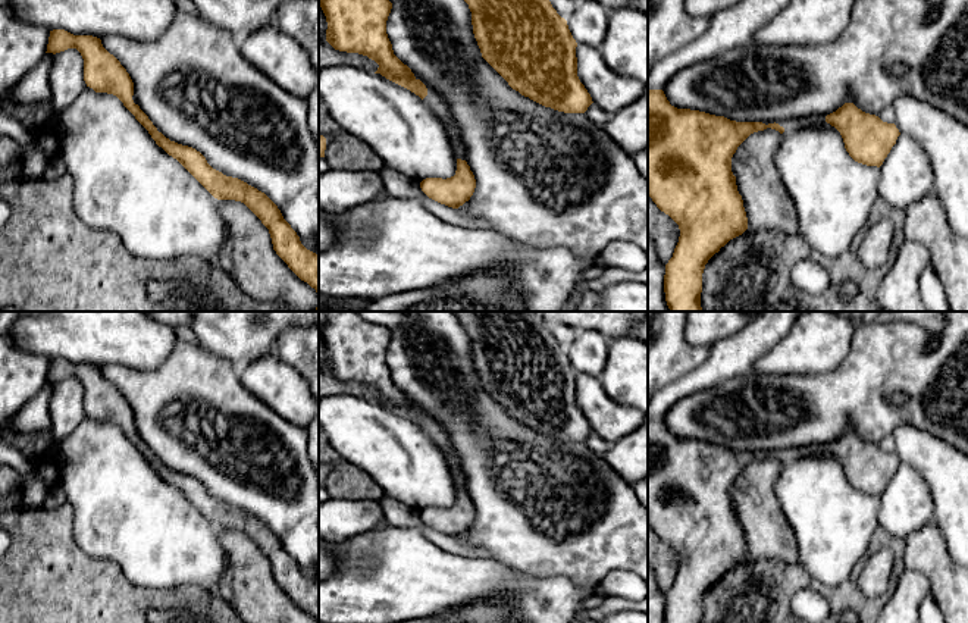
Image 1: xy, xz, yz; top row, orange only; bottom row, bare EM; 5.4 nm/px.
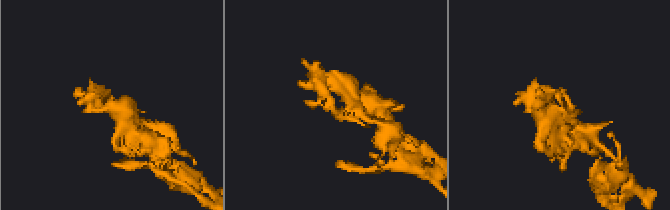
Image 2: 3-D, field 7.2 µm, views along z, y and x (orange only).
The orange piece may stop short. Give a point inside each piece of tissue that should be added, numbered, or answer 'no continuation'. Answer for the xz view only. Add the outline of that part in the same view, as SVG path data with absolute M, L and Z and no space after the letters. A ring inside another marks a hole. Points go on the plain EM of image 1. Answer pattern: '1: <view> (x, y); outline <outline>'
1: xz (435, 431); outline M427 417L427 425L423 428L423 432L429 435L429 438L439 447L439 450L444 453L447 463L449 466L451 475L454 478L455 486L466 489L466 476L461 470L460 458L455 454L451 442L445 442L444 436L445 429L444 426L433 417Z

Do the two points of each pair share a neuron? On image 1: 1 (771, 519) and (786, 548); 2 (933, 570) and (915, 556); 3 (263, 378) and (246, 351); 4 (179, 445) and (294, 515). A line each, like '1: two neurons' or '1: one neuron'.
1: one neuron
2: one neuron
3: two neurons
4: one neuron

